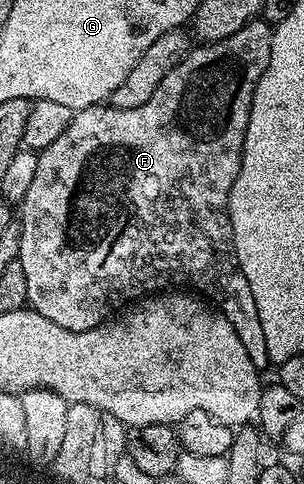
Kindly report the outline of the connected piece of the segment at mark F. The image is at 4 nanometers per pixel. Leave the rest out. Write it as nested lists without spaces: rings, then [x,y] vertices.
[[[256,18],[245,26],[241,26],[241,30],[237,30],[237,34],[229,34],[229,38],[203,42],[192,47],[185,59],[177,66],[173,66],[173,70],[169,70],[169,74],[165,74],[161,86],[157,86],[157,90],[153,90],[153,98],[149,98],[149,102],[145,102],[133,110],[112,108],[106,103],[94,104],[88,108],[78,109],[72,115],[65,134],[61,134],[61,138],[57,138],[57,142],[53,142],[53,146],[49,146],[44,152],[39,153],[37,174],[33,174],[33,183],[29,185],[29,190],[25,193],[25,198],[17,212],[18,260],[22,269],[25,270],[25,281],[28,287],[27,304],[37,314],[49,318],[49,322],[57,322],[57,326],[65,326],[65,330],[84,332],[90,328],[99,327],[116,310],[146,297],[148,294],[158,294],[172,286],[182,286],[184,289],[202,294],[218,311],[223,313],[224,318],[233,326],[233,330],[237,330],[237,338],[241,338],[241,346],[245,346],[245,354],[249,354],[249,362],[253,362],[255,369],[263,370],[263,367],[271,364],[269,346],[265,346],[265,330],[262,328],[261,318],[257,314],[257,302],[253,298],[253,290],[249,290],[247,279],[244,278],[241,266],[237,262],[235,243],[233,242],[233,226],[227,207],[233,190],[233,182],[237,182],[237,174],[241,170],[243,143],[249,126],[249,114],[255,87],[265,66],[269,66],[272,50],[272,25],[262,18]]]

